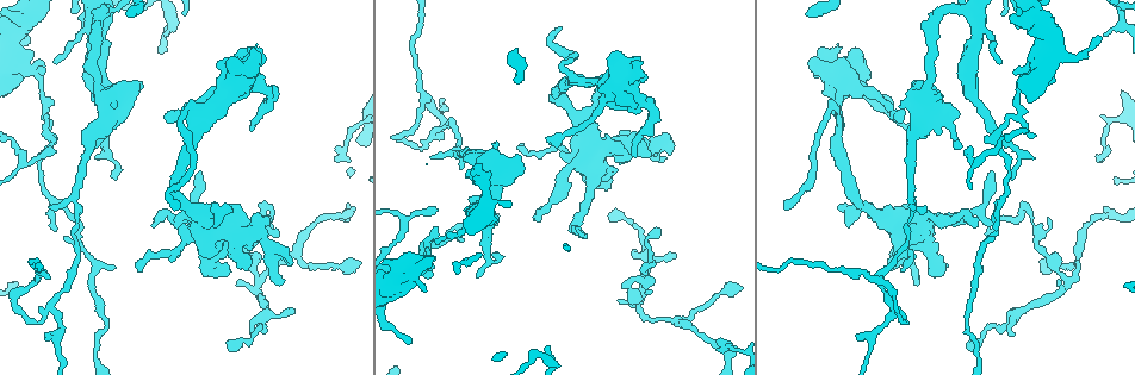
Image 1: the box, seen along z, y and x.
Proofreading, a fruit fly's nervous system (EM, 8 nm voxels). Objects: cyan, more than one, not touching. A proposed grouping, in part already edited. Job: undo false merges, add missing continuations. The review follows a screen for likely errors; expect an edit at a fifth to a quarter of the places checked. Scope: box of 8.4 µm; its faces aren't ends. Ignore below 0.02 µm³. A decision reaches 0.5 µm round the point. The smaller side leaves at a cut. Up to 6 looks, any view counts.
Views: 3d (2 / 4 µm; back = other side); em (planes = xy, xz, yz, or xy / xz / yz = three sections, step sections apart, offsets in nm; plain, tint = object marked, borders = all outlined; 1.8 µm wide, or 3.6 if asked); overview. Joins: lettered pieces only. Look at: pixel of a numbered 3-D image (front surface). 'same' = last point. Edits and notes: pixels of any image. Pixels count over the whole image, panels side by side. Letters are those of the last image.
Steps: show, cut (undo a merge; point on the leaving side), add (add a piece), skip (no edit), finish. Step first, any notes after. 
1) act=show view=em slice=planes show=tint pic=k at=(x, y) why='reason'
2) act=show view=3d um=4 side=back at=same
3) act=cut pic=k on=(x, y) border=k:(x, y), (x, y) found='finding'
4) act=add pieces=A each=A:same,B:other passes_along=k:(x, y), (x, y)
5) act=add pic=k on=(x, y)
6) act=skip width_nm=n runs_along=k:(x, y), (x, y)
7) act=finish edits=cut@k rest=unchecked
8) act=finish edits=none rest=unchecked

act=show view=em slice=xz step=16 show=tint pic=1 at=(665, 133) why='an open end'

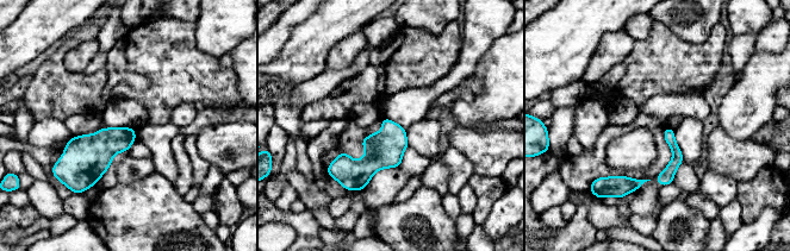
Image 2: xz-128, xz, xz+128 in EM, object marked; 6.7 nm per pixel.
act=show view=em slice=planes show=borders at=same why='cut it another way'

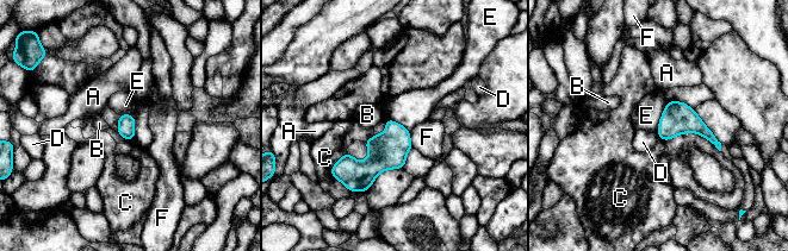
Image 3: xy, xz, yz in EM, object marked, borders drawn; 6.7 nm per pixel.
act=skip each=A:other,B:other,C:other,D:other,E:other,F:other found='no lettered piece goes on from it'

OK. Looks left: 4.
act=show view=3d um=2 pic=1 at=(660, 230) why='long arm stops here'

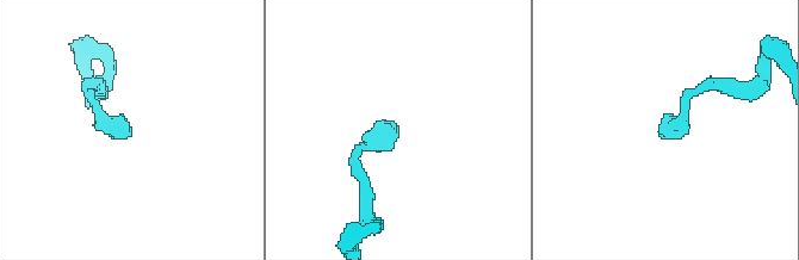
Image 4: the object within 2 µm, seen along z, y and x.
act=show view=em slice=xy step=8 show=tint pic=4 at=(125, 138) why='now the EM'

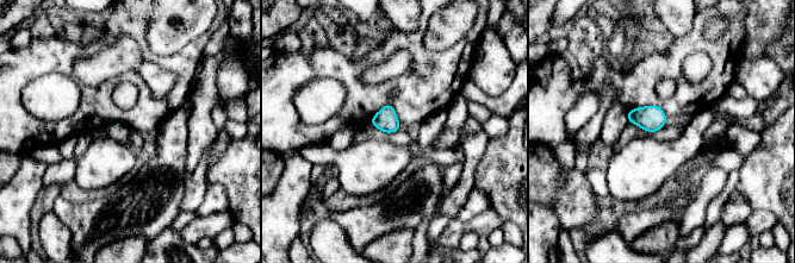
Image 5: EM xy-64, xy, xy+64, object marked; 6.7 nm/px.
act=show view=em slice=planes show=borders at=same why='another direction'

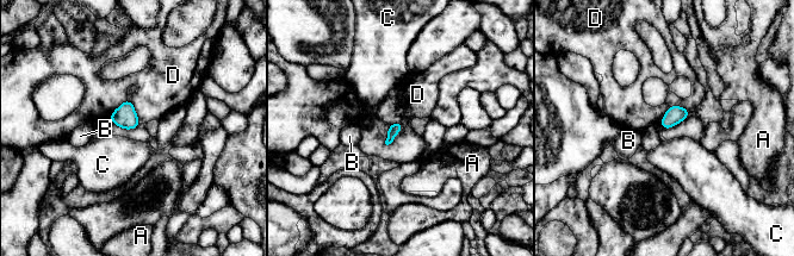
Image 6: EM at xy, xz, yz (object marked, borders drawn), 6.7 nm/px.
act=skip each=A:other,B:other,C:other,D:other border=6:(692, 111), (670, 106), (658, 124) found='no lettered piece goes on from it'

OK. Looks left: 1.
act=show view=em slice=planes show=borders pic=1 at=(712, 296) why='sudden change in width'

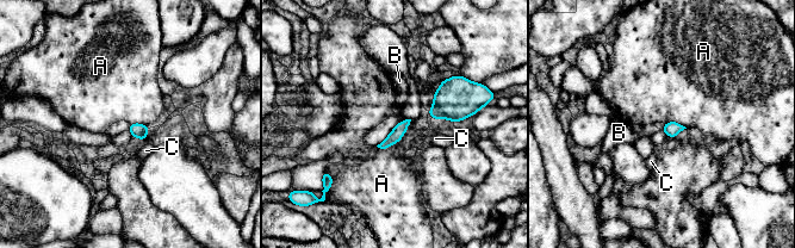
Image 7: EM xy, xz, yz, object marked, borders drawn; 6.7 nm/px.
act=skip each=A:other,B:other,C:other border=7:(411, 119), (398, 141), (376, 146) found='one neuron here'

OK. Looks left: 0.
act=finish edits=none rest=unchecked

